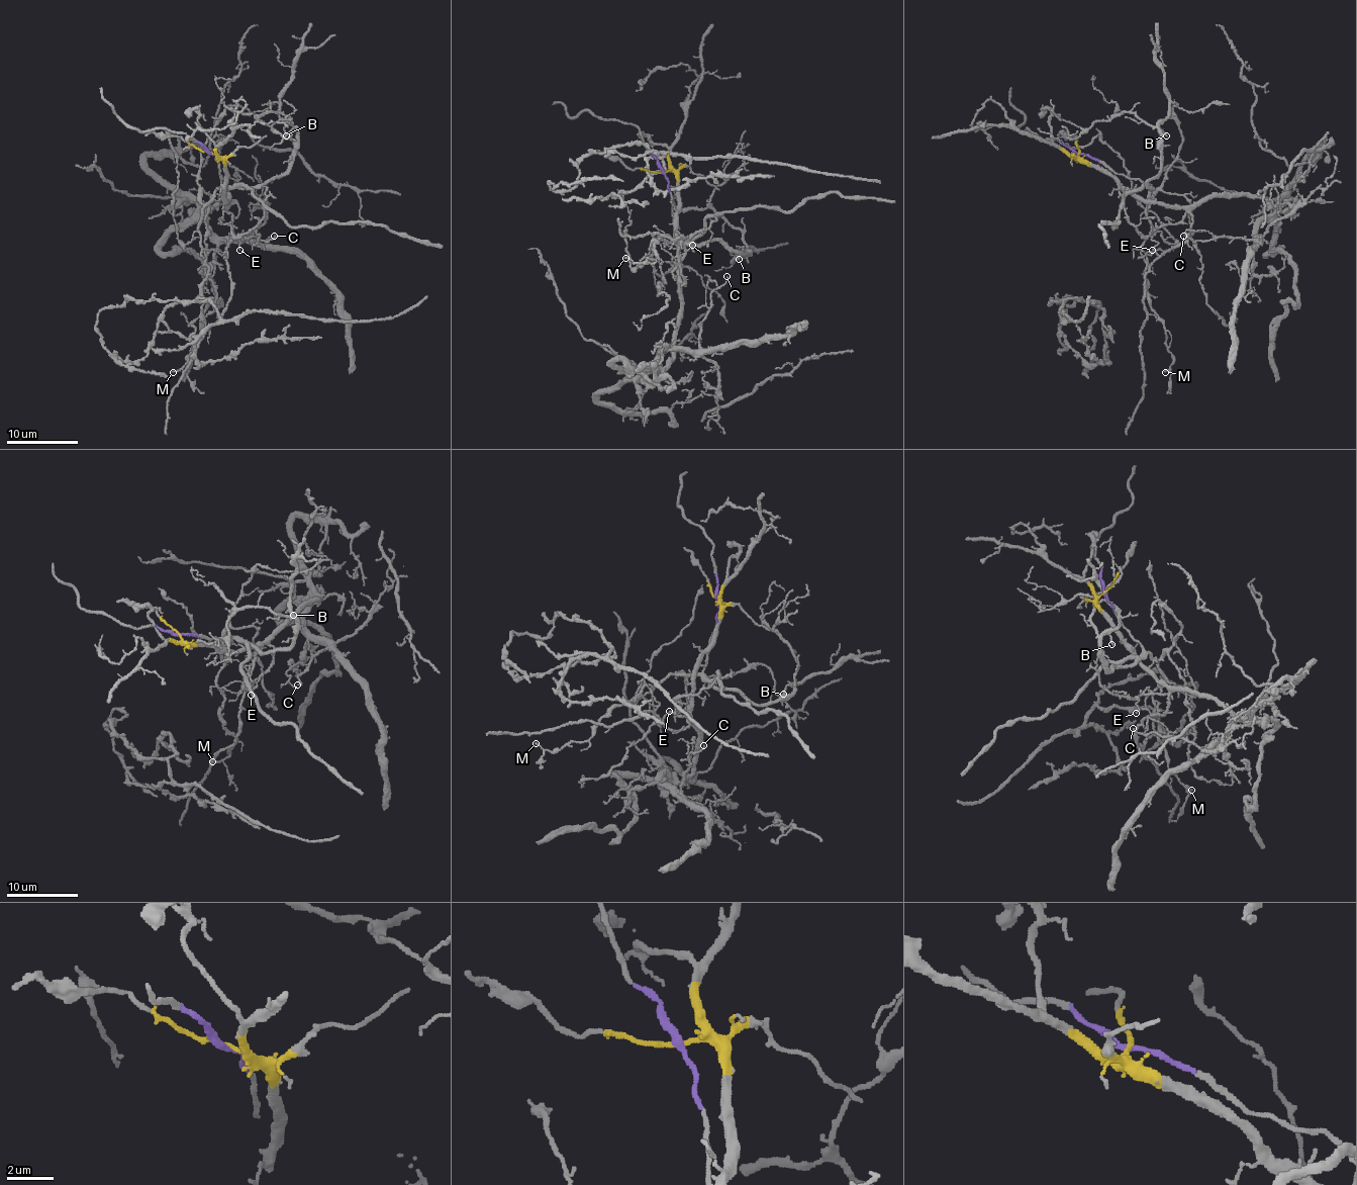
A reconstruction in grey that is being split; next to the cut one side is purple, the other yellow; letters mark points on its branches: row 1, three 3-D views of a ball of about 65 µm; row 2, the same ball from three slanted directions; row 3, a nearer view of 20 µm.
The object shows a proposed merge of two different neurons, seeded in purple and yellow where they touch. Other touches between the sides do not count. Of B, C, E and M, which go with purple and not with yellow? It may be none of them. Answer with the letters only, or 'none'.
B, M

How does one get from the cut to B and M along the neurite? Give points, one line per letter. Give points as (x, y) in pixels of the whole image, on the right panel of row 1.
B: (1079, 152), (1103, 161), (1117, 173), (1152, 187), (1147, 182), (1161, 168), (1159, 125), (1166, 135)
M: (1079, 152), (1147, 186), (1147, 217), (1154, 231), (1141, 252), (1147, 300), (1163, 323), (1173, 361), (1164, 371)

